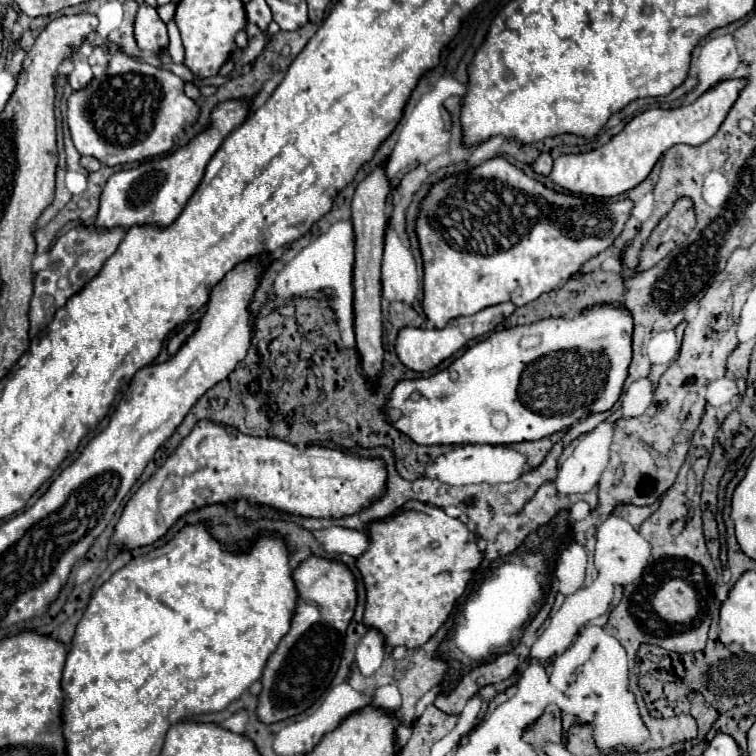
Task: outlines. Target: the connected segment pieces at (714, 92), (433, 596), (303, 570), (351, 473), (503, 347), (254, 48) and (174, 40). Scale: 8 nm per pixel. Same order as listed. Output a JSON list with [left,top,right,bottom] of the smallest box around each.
[[549,79,745,197],[355,499,483,649],[257,555,357,723],[111,421,387,549],[385,303,633,445],[233,23,267,63],[167,21,183,63]]

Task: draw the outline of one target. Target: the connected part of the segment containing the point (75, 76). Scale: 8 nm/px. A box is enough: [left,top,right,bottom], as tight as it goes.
[69,49,93,91]

